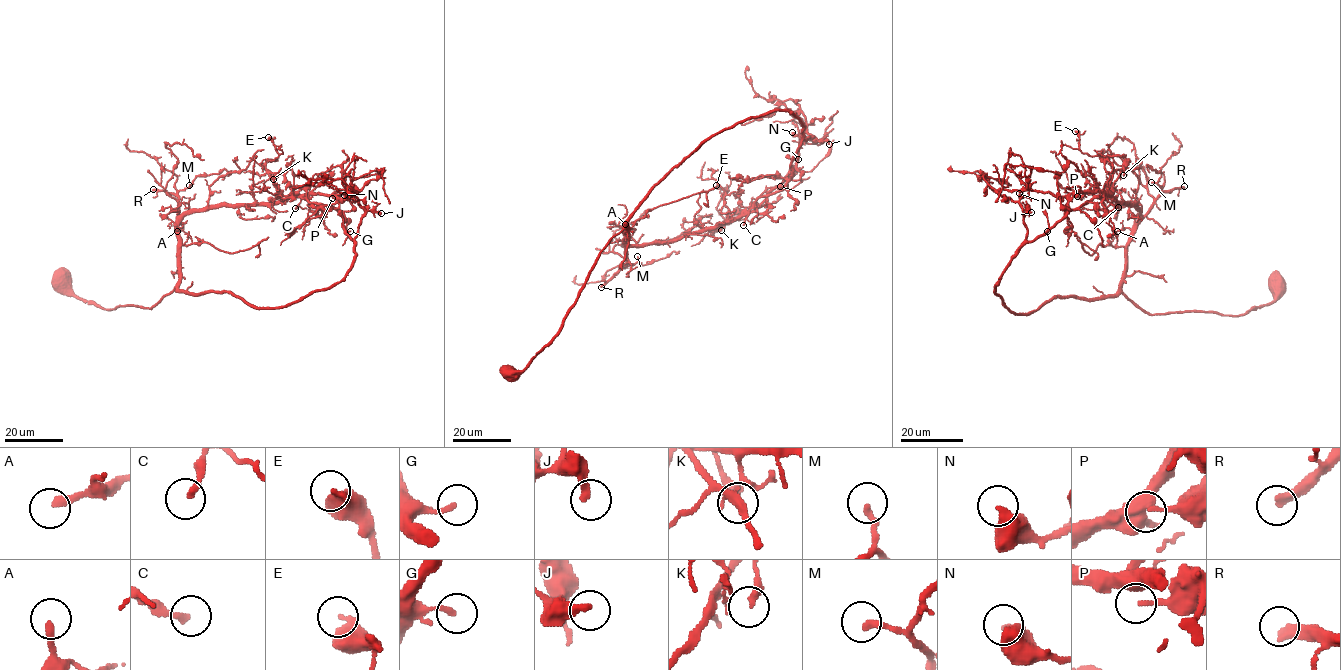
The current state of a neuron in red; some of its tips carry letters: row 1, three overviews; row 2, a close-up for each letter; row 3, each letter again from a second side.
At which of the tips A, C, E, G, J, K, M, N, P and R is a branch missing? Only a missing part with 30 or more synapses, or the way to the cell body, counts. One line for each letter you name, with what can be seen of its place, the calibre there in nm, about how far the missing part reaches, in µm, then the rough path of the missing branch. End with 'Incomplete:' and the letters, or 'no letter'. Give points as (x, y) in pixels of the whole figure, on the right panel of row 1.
R: at (1184, 186); 380 nm thick; about 70 µm are missing; missing branch runs (1184, 186), (1198, 188), (1209, 196), (1230, 238), (1231, 292), (1245, 300)
Incomplete: R

